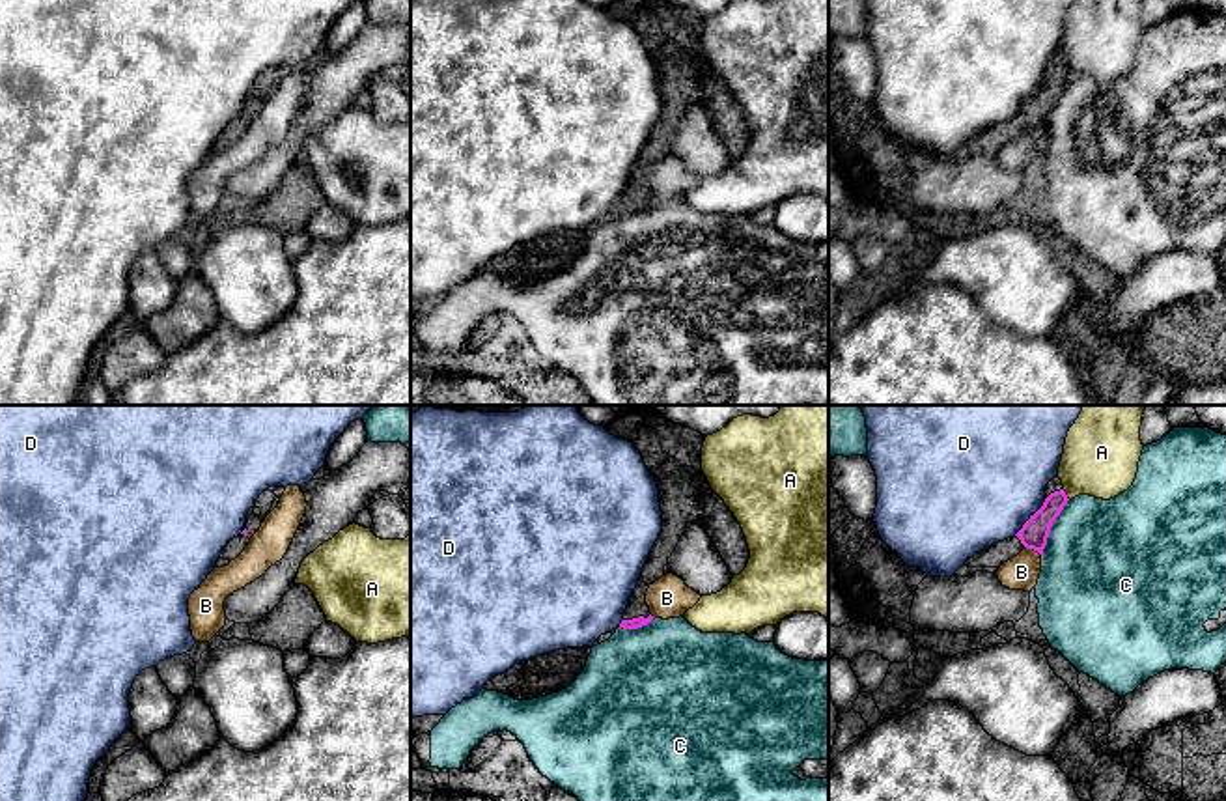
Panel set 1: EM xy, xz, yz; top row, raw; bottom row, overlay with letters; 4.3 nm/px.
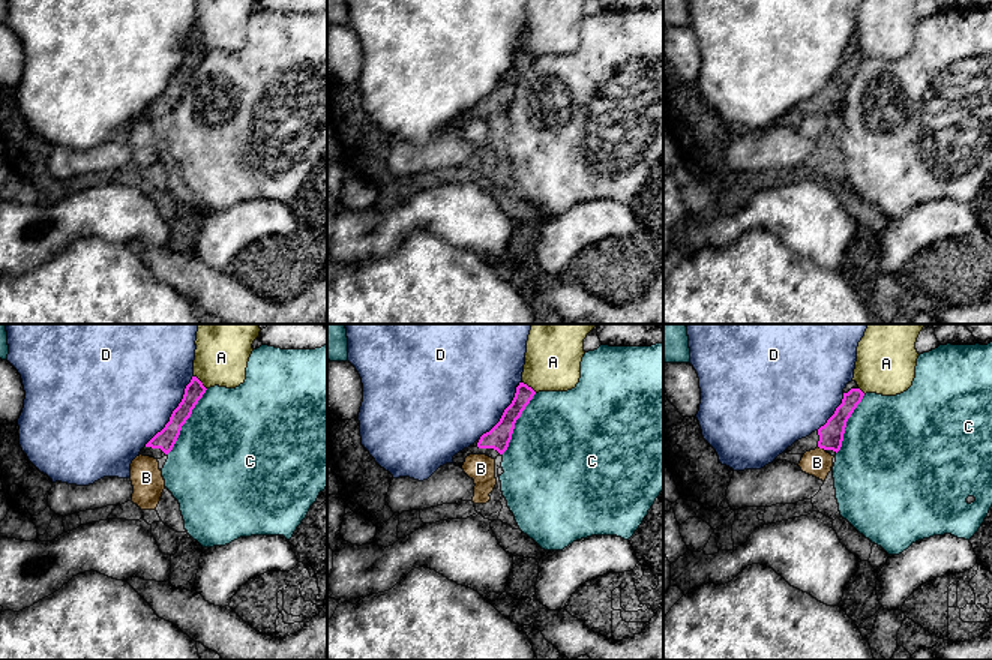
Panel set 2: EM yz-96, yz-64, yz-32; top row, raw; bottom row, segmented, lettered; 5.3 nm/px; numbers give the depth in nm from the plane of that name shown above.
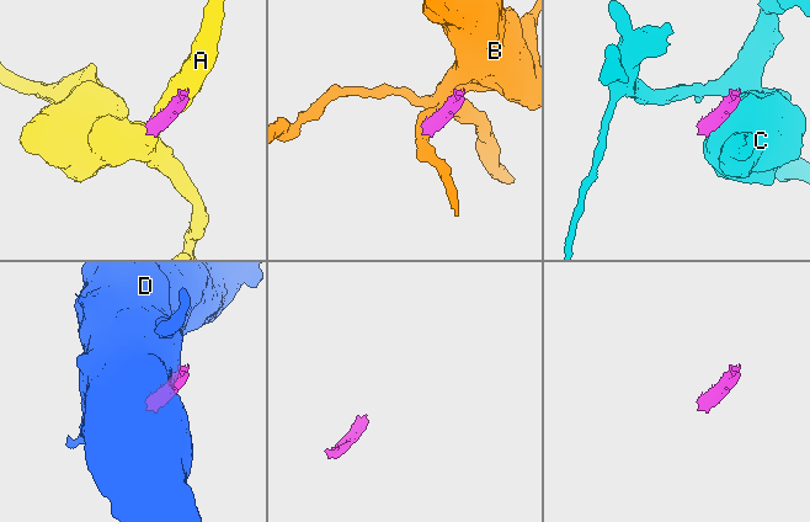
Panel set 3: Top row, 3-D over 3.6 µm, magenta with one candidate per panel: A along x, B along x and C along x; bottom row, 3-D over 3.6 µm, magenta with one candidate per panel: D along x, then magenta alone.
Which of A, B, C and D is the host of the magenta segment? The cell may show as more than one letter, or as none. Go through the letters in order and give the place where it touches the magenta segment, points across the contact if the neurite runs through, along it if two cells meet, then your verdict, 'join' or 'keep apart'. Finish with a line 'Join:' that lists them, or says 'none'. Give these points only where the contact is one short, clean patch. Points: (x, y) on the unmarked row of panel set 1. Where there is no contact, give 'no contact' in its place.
A: yz (1064, 75) | keep apart
B: yz (1034, 131) | along yz (1025, 127), (1042, 137) | keep apart
C: yz (1049, 111) | keep apart
D: yz (1030, 99) | keep apart
Join: none

